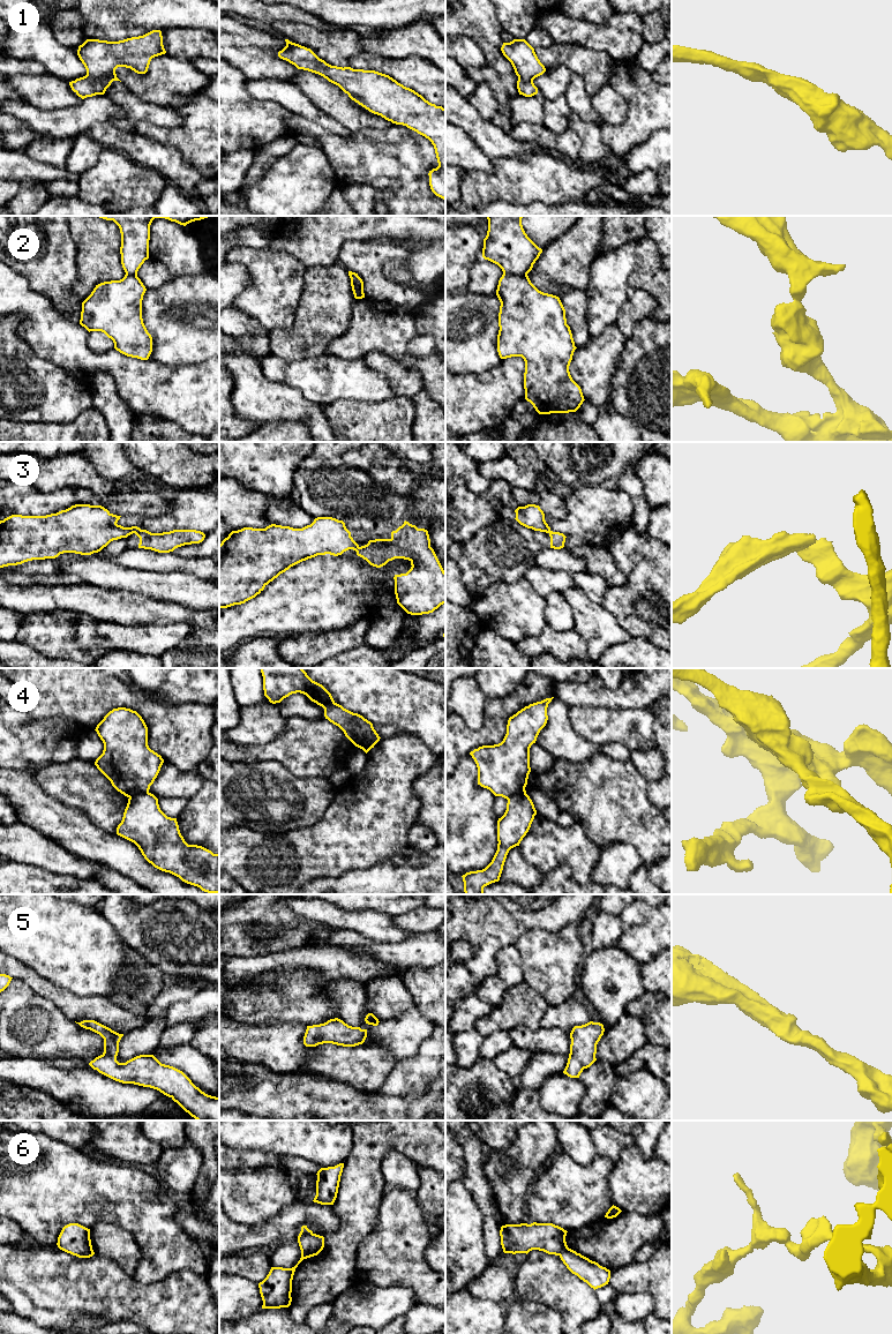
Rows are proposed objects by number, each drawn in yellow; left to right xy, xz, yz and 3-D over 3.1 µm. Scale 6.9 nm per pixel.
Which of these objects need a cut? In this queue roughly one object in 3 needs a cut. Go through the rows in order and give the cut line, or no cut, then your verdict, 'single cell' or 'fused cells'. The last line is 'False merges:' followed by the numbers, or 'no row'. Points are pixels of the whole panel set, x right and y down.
1: cut none; single cell
2: cut yz (503, 272), (526, 276); fused cells
3: cut xy (142, 530), (135, 533); fused cells
4: cut xz (379, 736), (364, 736), (357, 746); fused cells
5: cut none; single cell
6: cut none; single cell
False merges: 2, 3, 4

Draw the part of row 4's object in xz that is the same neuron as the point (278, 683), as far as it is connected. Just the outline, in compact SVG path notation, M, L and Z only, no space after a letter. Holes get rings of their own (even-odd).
M302 668L260 669L264 696L270 703L280 703L290 695L300 692L322 706L325 719L338 726L355 747L365 736L380 737L370 721L337 704L331 694L322 684L313 681Z

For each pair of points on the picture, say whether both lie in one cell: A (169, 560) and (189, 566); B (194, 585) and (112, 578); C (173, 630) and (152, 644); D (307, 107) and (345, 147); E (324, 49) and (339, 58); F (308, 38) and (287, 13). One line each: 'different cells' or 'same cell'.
A: same cell
B: same cell
C: same cell
D: different cells
E: same cell
F: different cells

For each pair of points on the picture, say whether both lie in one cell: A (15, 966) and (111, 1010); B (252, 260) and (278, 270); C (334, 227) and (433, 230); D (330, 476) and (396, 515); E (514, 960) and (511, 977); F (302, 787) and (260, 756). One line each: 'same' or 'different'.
A: same
B: same
C: same
D: same
E: same
F: different

